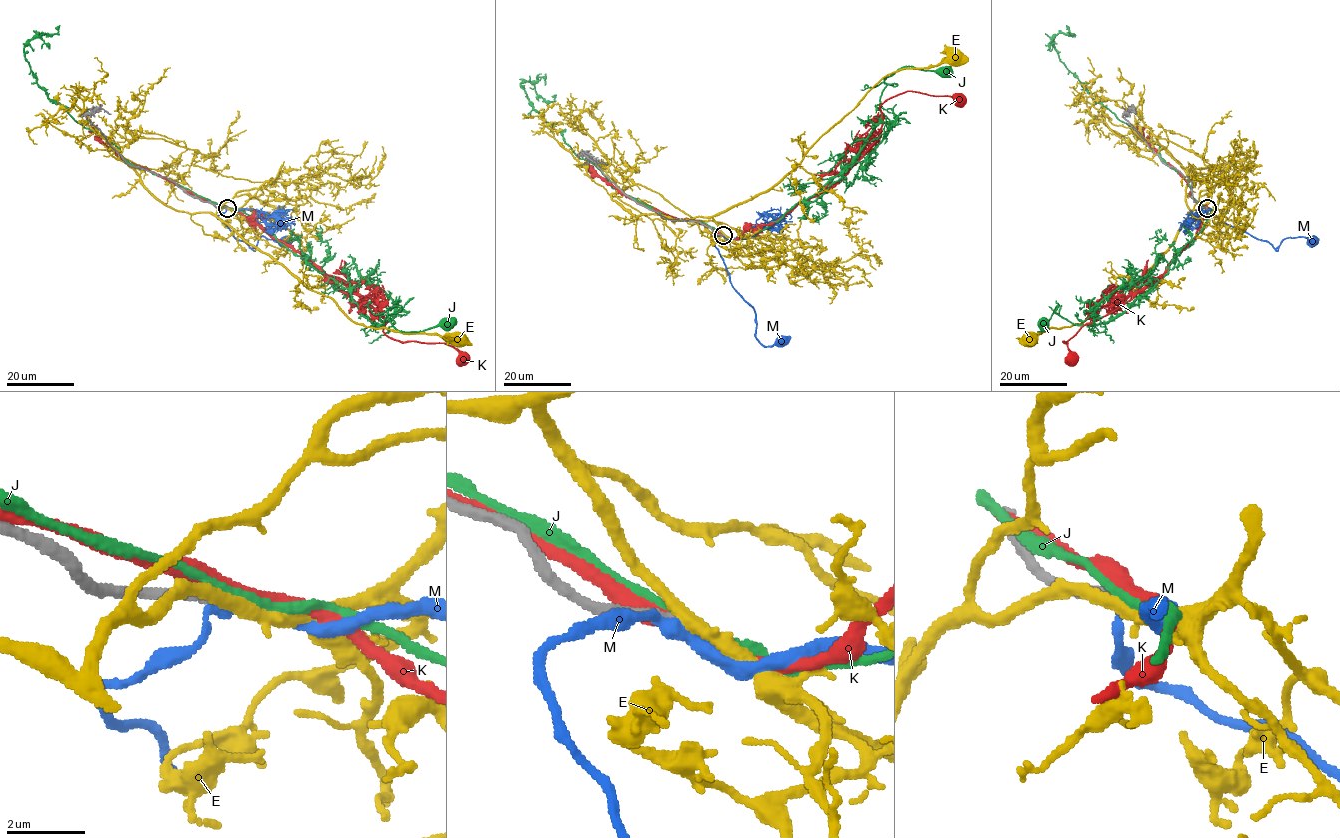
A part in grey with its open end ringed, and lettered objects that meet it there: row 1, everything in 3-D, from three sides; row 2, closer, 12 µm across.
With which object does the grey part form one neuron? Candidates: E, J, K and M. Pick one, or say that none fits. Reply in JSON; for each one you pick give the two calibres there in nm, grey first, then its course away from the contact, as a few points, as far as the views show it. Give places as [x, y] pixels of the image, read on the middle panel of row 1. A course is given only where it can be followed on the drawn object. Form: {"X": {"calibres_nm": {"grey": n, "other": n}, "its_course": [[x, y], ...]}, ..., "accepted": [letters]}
{"M": {"calibres_nm": {"grey": 320, "other": 360}, "its_course": [[723, 236], [715, 237], [713, 243], [733, 287], [755, 314], [755, 337], [764, 346], [778, 345], [781, 341]]}, "accepted": ["M"]}

